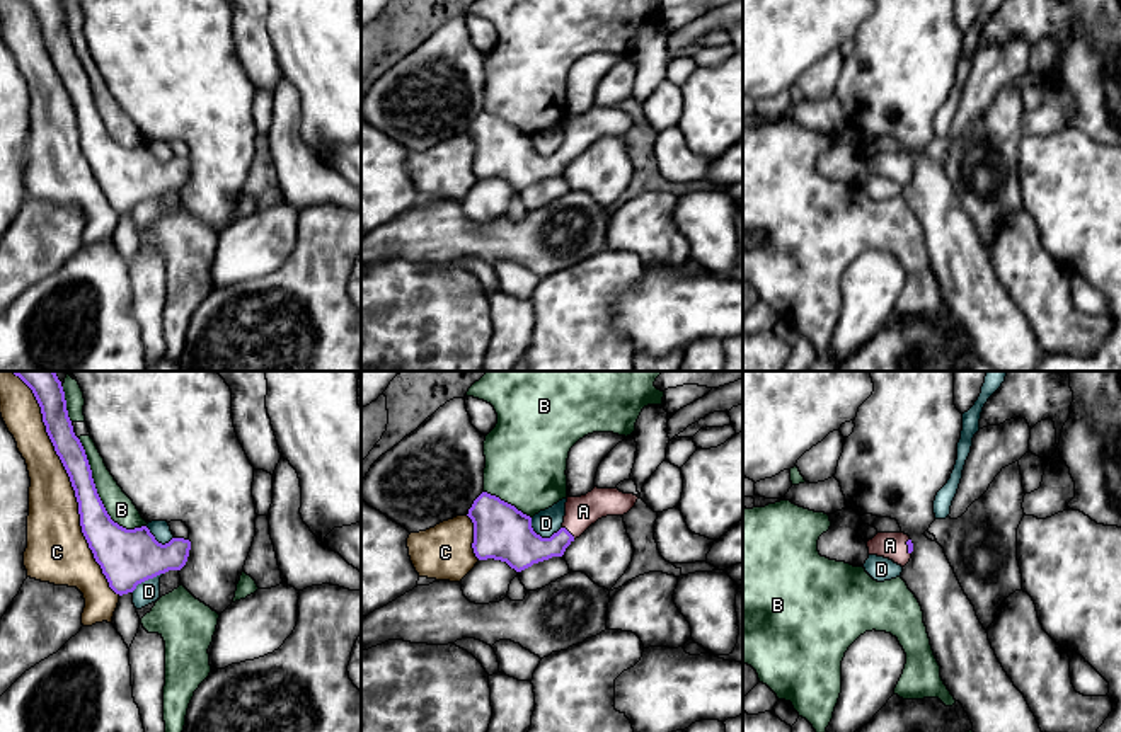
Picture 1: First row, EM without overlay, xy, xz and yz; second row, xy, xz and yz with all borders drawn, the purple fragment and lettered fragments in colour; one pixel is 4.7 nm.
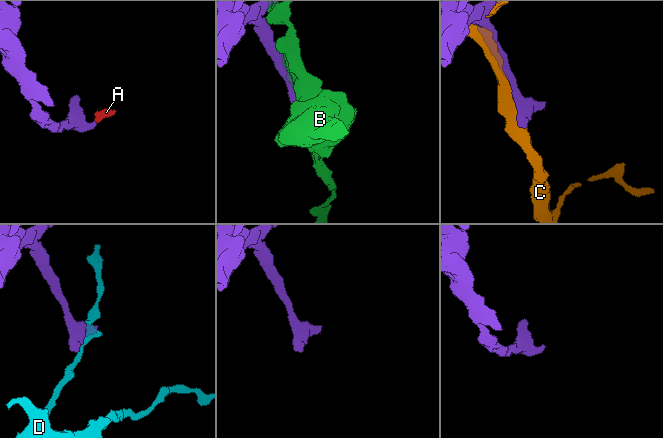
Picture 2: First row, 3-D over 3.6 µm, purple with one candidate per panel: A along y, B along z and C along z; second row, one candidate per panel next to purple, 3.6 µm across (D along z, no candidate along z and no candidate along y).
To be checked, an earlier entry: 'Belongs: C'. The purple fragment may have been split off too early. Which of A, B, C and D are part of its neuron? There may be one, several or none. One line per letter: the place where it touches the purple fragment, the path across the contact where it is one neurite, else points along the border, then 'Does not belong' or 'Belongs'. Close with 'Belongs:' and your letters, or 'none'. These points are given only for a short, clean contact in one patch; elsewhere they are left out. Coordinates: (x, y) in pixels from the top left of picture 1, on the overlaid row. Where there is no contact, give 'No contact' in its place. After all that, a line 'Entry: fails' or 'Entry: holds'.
A: Touches purple at xz (569, 533). Path across: xz (518, 545), (556, 545), (569, 533), (583, 511). Belongs
B: Touches purple at xy (97, 496). Does not belong
C: Touches purple at xy (70, 480). Does not belong
D: Touches purple at xz (540, 537). Does not belong
Belongs: A
Entry: fails

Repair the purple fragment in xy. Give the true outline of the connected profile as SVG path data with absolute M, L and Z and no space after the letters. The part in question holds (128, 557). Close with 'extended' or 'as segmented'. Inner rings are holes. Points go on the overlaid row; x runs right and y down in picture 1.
M10 371L34 393L46 432L60 456L78 502L82 533L109 587L123 596L169 570L181 570L191 541L172 538L162 545L147 526L126 529L107 514L80 439L73 432L65 392L55 371Z | as segmented

